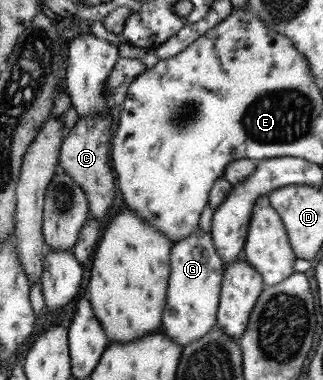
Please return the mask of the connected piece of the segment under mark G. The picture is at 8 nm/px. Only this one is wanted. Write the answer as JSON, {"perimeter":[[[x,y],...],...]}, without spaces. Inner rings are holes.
{"perimeter":[[[197,229],[173,244],[172,277],[169,280],[168,303],[164,309],[163,332],[173,337],[181,347],[201,339],[216,324],[225,271],[226,265],[217,253],[211,232]]]}

